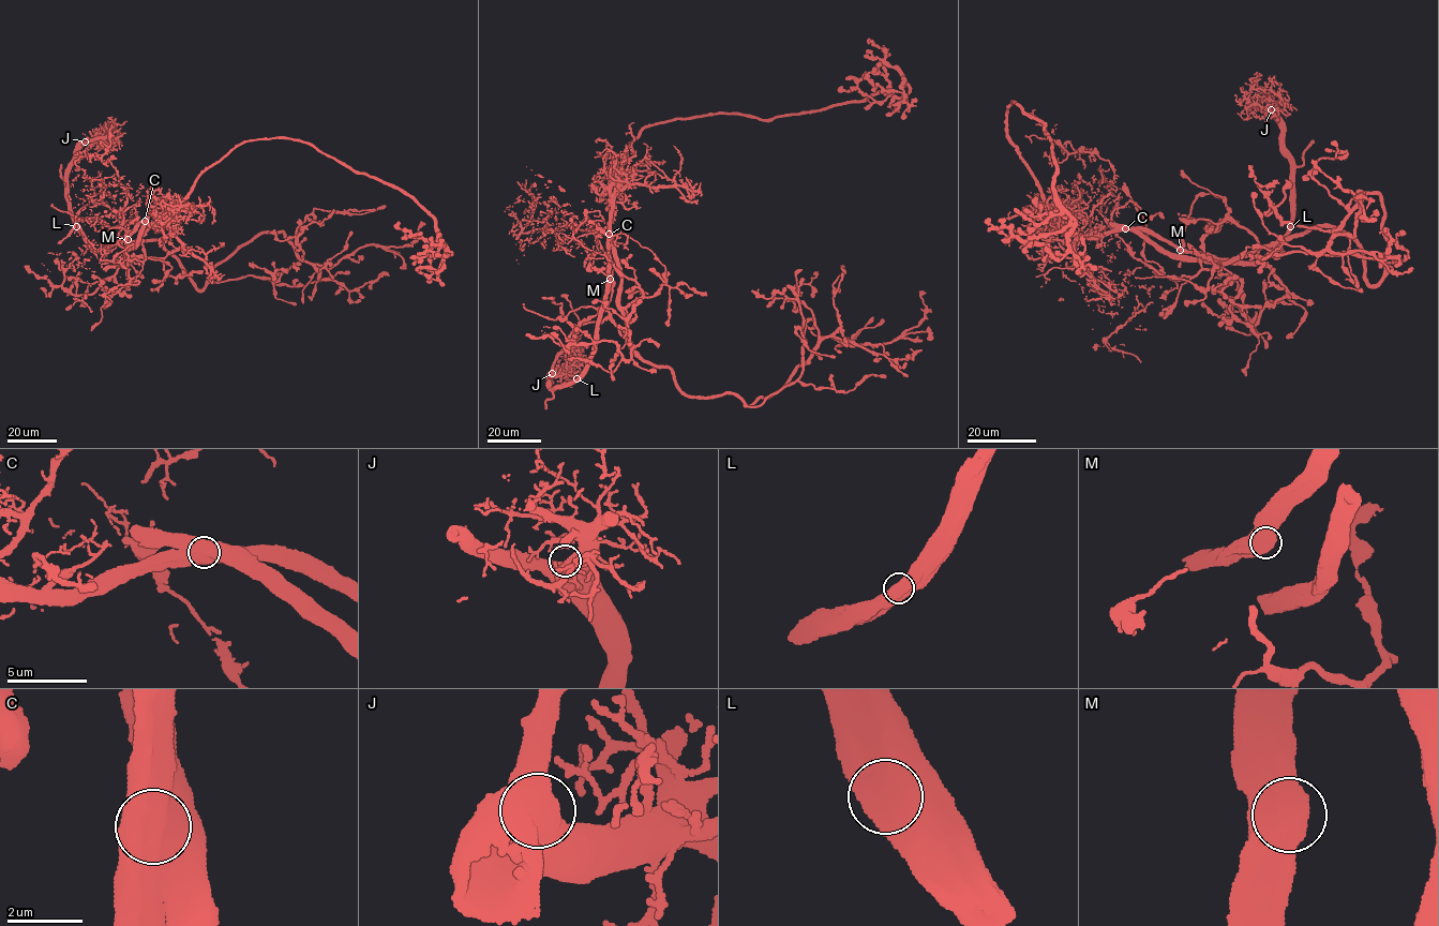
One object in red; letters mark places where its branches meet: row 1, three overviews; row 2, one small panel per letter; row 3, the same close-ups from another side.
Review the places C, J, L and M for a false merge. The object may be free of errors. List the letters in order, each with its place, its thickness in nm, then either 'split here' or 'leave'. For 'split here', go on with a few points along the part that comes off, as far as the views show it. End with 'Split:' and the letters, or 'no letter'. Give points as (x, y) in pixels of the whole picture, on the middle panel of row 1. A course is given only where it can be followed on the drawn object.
C: place (609, 234); calibre 1350 nm; split here; course (609, 234), (617, 173), (646, 127), (722, 114), (770, 119), (883, 91), (904, 98), (909, 85), (867, 40)
J: place (552, 373); calibre 950 nm; leave
L: place (576, 378); calibre 950 nm; leave
M: place (610, 279); calibre 950 nm; leave
Split: C

